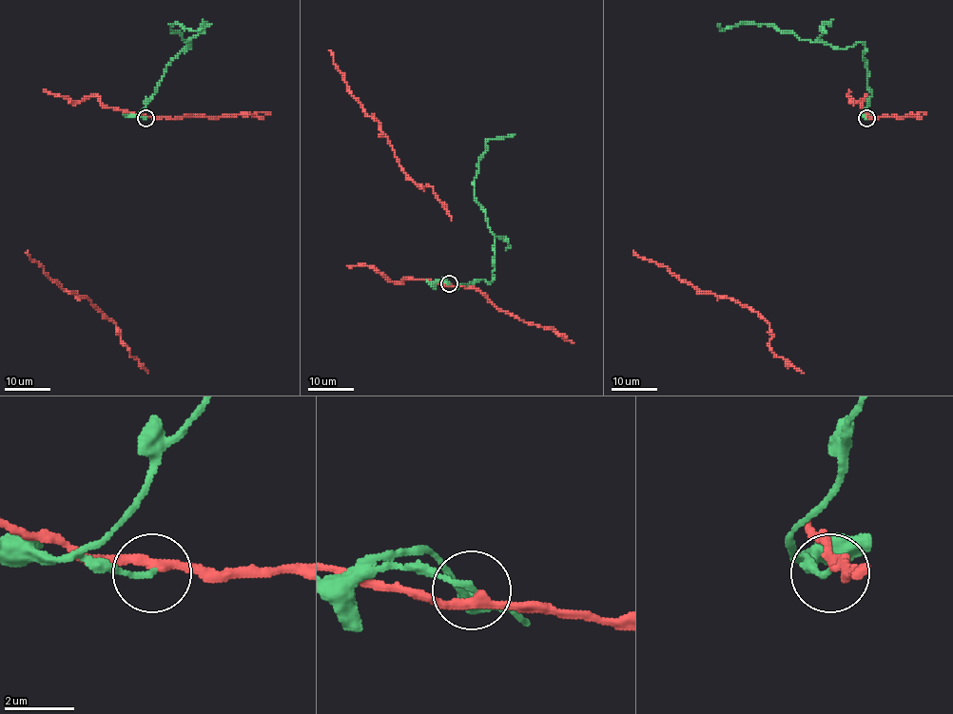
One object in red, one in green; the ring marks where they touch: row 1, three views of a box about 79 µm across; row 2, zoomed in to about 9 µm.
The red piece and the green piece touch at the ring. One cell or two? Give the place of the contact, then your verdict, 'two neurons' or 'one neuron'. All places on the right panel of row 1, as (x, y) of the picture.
at (866, 118); two neurons

